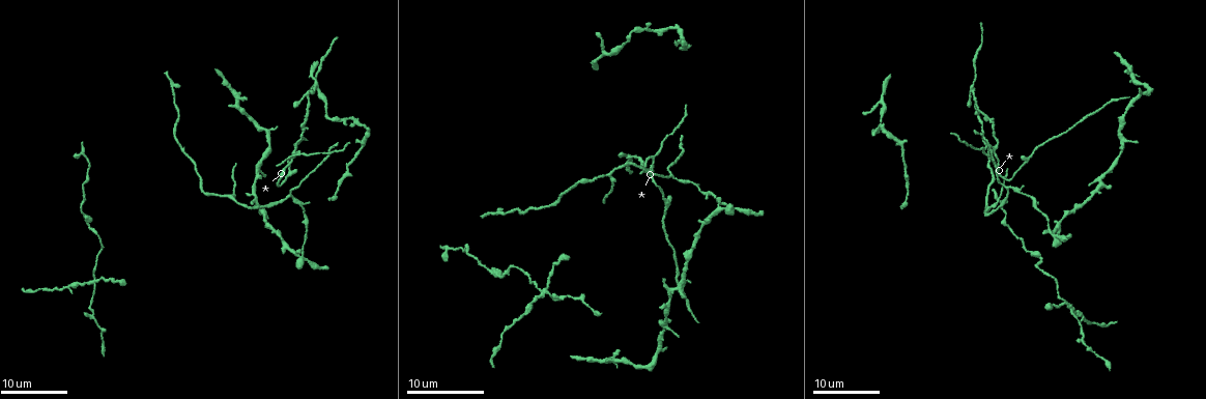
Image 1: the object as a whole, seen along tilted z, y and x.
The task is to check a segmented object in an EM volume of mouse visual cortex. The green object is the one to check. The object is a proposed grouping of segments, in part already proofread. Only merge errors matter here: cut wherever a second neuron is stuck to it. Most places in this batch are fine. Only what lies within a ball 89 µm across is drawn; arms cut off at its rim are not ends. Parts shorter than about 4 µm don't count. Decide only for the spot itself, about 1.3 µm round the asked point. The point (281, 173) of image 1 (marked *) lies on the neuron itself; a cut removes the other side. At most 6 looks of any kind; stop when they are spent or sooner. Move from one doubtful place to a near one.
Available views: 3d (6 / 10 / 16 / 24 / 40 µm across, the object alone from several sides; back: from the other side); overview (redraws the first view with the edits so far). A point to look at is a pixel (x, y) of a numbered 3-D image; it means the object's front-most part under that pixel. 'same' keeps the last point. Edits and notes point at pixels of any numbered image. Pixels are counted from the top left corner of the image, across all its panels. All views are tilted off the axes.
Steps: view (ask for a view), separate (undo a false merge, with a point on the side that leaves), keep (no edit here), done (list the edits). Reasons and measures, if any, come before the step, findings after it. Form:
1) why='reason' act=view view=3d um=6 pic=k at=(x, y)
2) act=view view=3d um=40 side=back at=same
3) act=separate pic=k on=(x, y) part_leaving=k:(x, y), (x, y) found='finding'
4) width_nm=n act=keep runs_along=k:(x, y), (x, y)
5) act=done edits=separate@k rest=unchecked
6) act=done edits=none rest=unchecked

why='three-way junction' act=view view=3d um=16 pic=1 at=(995, 145)

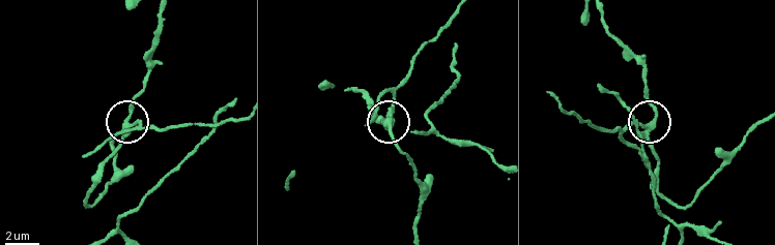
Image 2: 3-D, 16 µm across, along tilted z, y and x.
why='closer look' act=view view=3d um=6 pic=2 at=(125, 125)

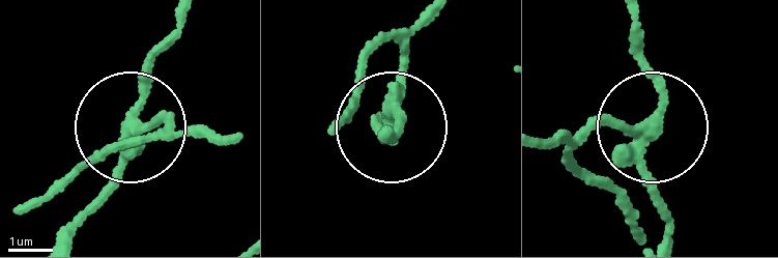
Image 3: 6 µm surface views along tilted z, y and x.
arms=3 act=separate pic=3 on=(96, 159) found='two neurons meet here'

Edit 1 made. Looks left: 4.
why='looks like a crossing' act=view view=3d um=16 pic=1 at=(365, 145)

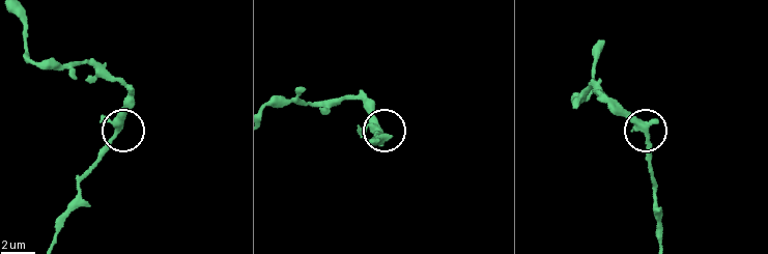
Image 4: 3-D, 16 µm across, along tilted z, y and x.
act=view view=3d um=10 pic=4 at=(644, 134)

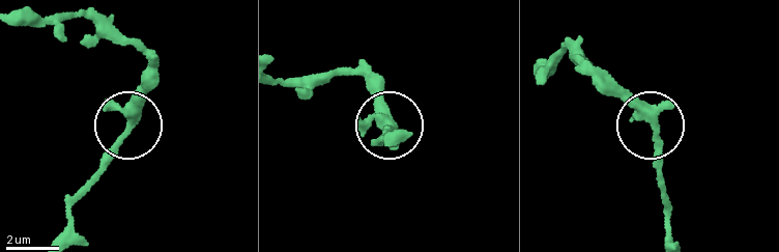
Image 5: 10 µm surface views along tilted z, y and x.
act=view view=3d um=10 side=back pic=5 at=(650, 123)

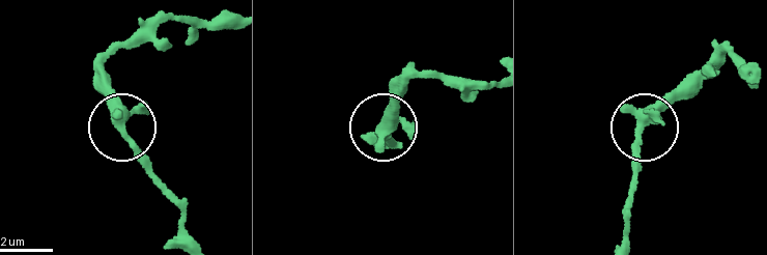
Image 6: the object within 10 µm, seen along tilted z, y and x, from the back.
width_nm=320 act=keep found='all the same neuron'

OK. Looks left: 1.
act=done edits=separate@3 rest=unchecked

